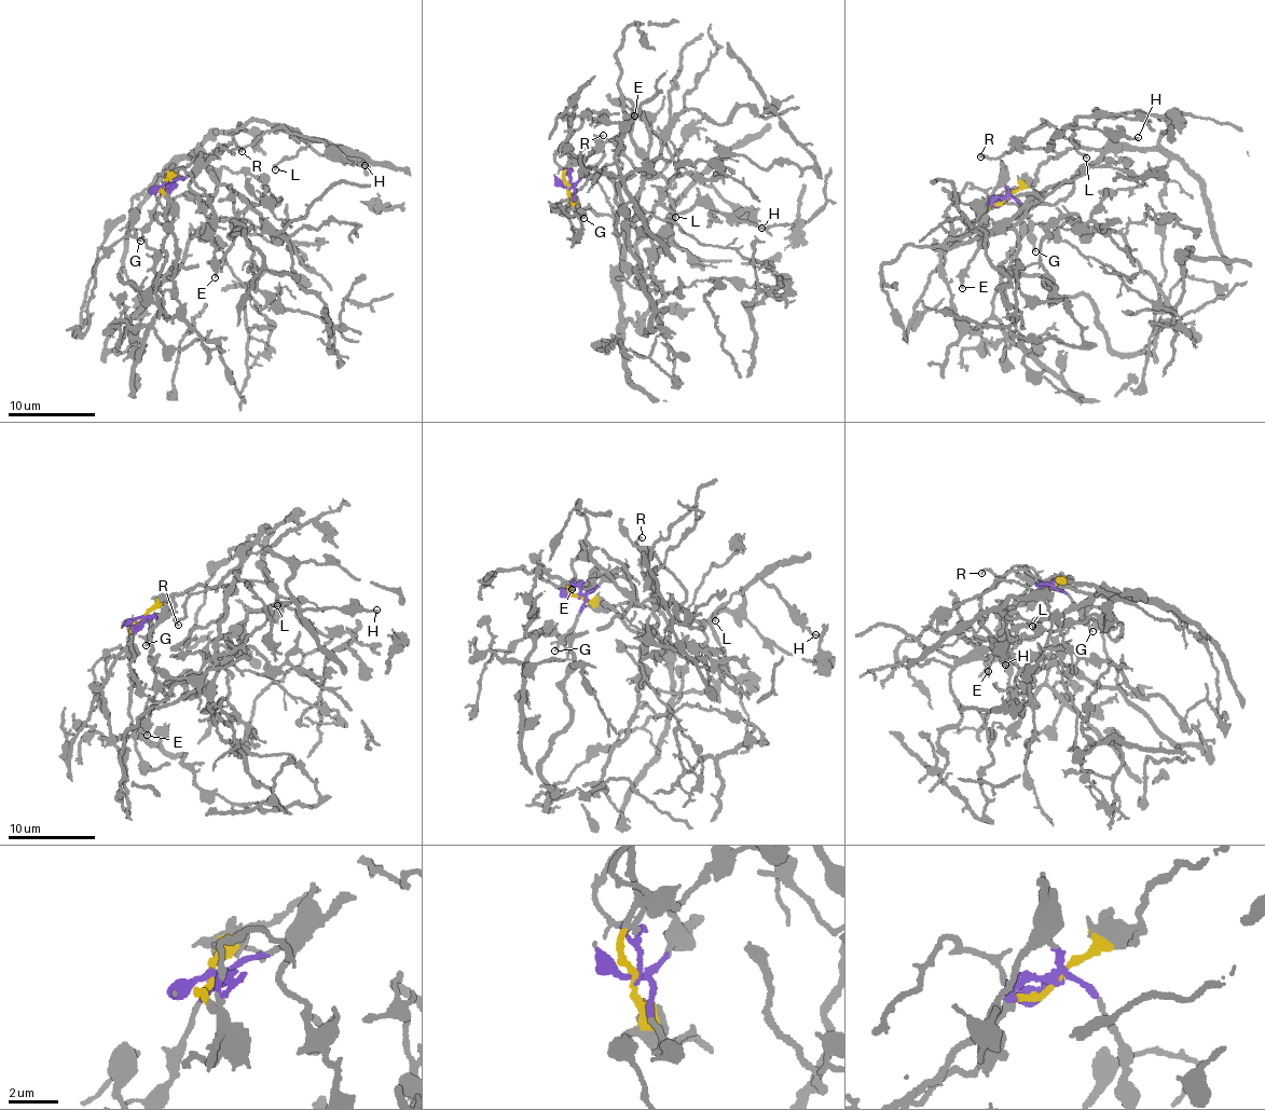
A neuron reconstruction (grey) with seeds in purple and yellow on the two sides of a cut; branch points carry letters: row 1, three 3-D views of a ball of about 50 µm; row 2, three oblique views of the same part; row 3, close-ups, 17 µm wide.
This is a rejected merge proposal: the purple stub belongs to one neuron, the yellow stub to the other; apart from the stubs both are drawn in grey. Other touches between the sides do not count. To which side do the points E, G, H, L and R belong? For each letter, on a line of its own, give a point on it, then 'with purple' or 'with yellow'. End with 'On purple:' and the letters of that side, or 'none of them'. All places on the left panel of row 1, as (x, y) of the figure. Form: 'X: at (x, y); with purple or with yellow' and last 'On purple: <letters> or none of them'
E: at (215, 277); with purple
G: at (140, 241); with purple
H: at (365, 165); with yellow
L: at (275, 169); with yellow
R: at (242, 151); with yellow
On purple: E, G

